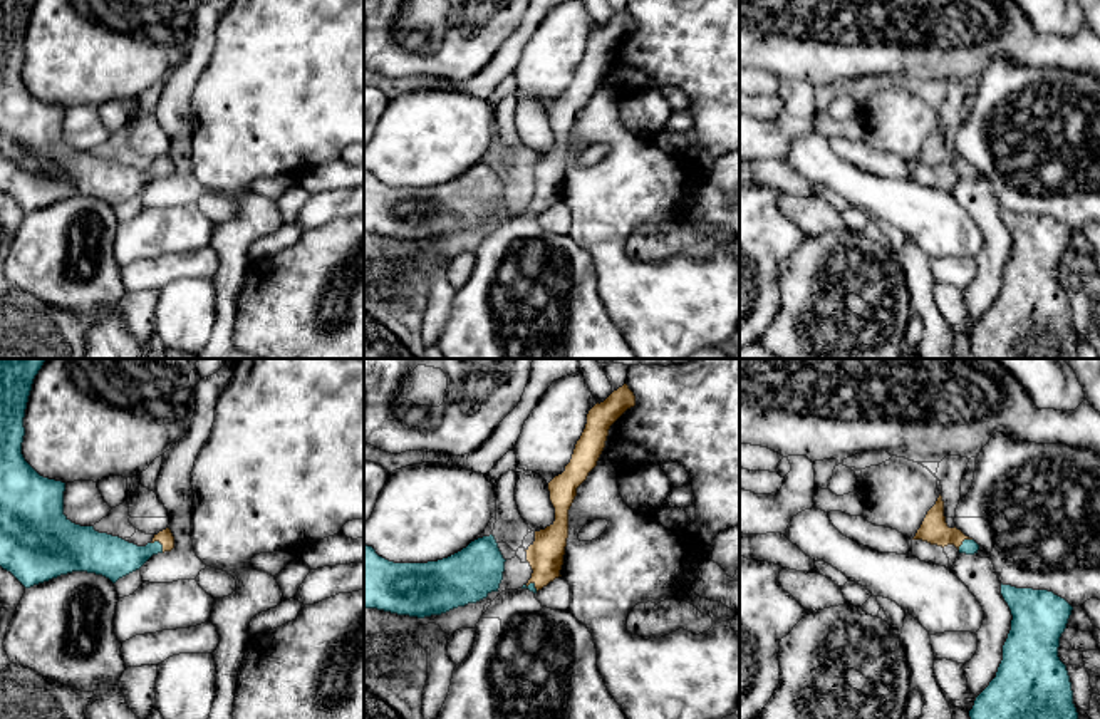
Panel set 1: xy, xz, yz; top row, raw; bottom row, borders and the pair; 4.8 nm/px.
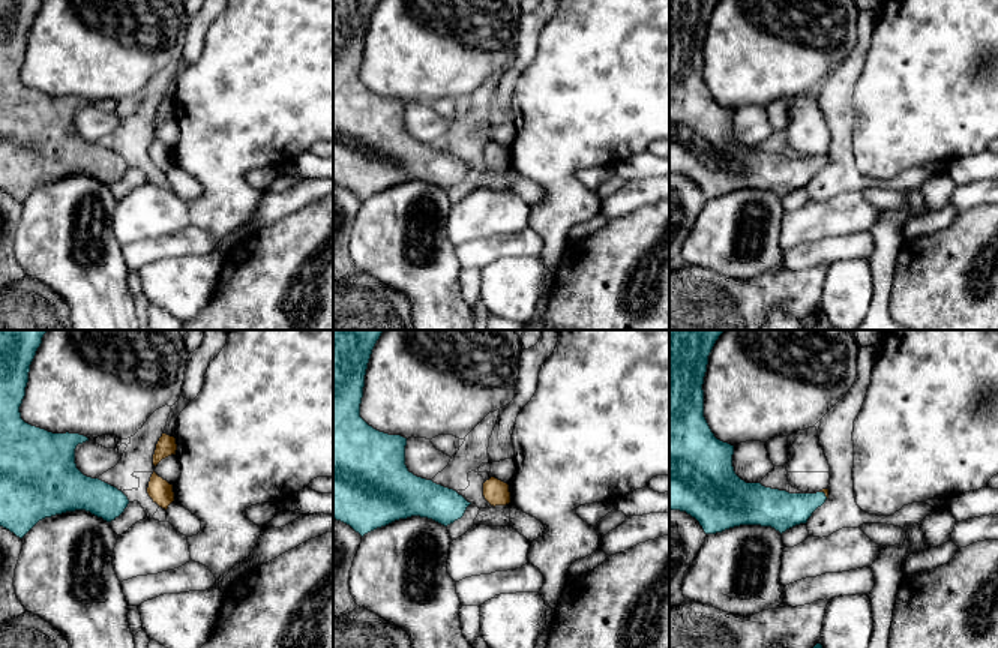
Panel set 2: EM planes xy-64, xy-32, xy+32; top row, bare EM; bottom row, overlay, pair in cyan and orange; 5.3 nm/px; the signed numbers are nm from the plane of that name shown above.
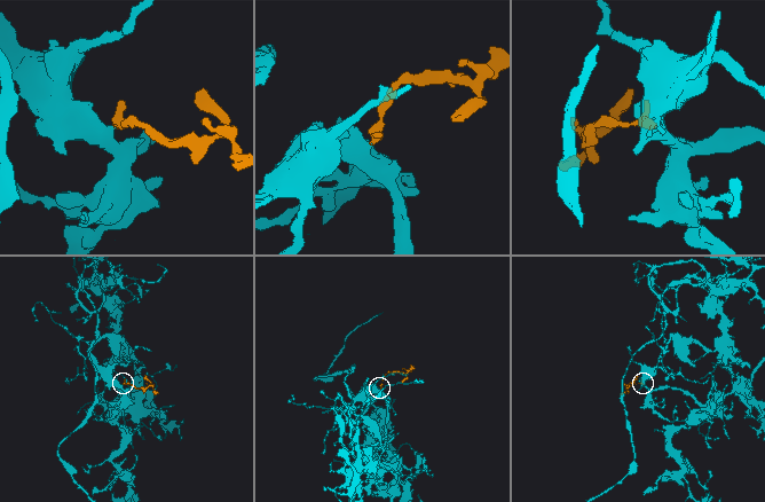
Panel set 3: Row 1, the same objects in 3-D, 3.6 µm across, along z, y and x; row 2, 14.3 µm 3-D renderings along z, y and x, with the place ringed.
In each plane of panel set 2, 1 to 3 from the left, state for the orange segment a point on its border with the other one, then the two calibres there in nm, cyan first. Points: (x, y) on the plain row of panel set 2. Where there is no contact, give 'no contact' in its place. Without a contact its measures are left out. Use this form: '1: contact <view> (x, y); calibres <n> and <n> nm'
1: no contact
2: no contact
3: contact xy+32 (824, 158); calibres 200 and 30 nm

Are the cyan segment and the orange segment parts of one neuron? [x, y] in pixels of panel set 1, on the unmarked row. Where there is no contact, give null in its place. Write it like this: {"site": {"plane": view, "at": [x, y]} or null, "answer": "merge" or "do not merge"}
{"site": {"plane": "xy", "at": [160, 168]}, "answer": "merge"}

